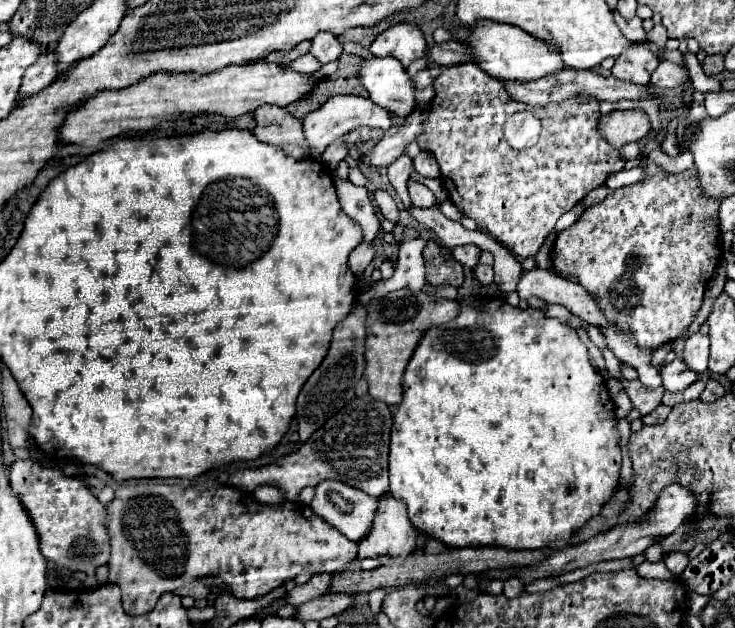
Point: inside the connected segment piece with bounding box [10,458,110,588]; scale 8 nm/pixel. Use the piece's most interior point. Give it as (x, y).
(69, 519)

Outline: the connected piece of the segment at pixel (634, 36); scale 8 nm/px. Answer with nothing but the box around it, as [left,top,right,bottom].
[614,10,646,42]

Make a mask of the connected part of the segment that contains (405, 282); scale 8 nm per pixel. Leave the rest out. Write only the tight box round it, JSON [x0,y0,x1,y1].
[360,238,426,306]

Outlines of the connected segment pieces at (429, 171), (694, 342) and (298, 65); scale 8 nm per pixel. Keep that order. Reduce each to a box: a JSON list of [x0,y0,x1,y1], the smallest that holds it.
[[414,152,440,178],[684,334,708,374],[280,53,322,75]]

